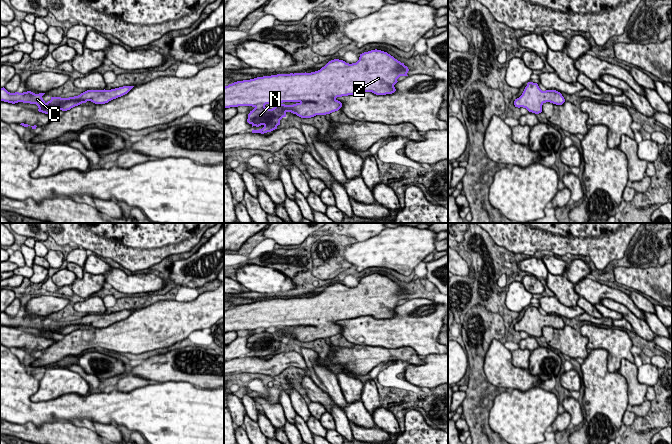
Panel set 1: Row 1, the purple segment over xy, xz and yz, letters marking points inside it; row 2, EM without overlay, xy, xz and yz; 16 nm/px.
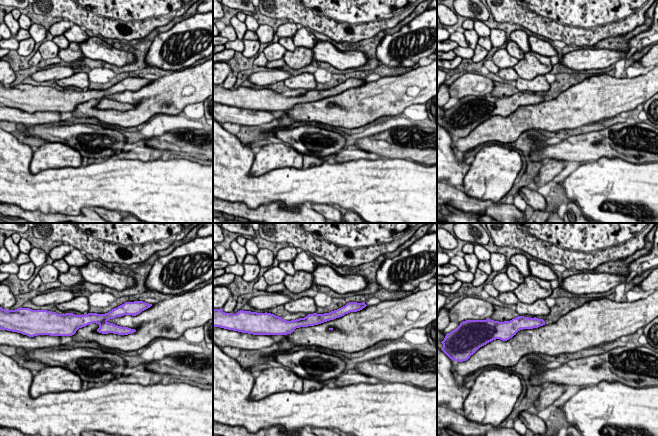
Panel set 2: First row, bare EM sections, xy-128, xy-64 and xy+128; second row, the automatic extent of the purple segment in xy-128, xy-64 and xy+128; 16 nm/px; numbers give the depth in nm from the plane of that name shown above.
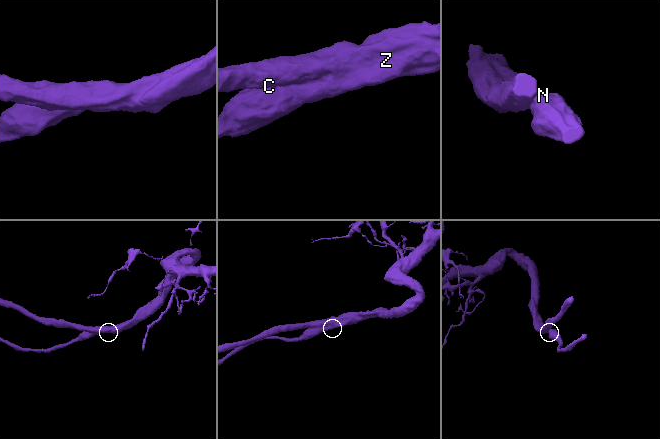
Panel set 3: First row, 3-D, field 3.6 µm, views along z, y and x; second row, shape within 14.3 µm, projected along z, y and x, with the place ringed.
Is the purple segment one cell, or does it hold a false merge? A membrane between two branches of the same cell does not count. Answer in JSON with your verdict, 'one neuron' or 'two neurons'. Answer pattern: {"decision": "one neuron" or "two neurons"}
{"decision": "one neuron"}

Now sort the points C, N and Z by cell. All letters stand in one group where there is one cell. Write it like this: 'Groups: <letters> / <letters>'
Groups: C N Z

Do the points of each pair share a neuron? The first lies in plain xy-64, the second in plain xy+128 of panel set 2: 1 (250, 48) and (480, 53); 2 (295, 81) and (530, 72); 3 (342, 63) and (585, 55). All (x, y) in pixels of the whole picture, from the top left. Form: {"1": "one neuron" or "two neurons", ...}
{"1": "one neuron", "2": "two neurons", "3": "one neuron"}

